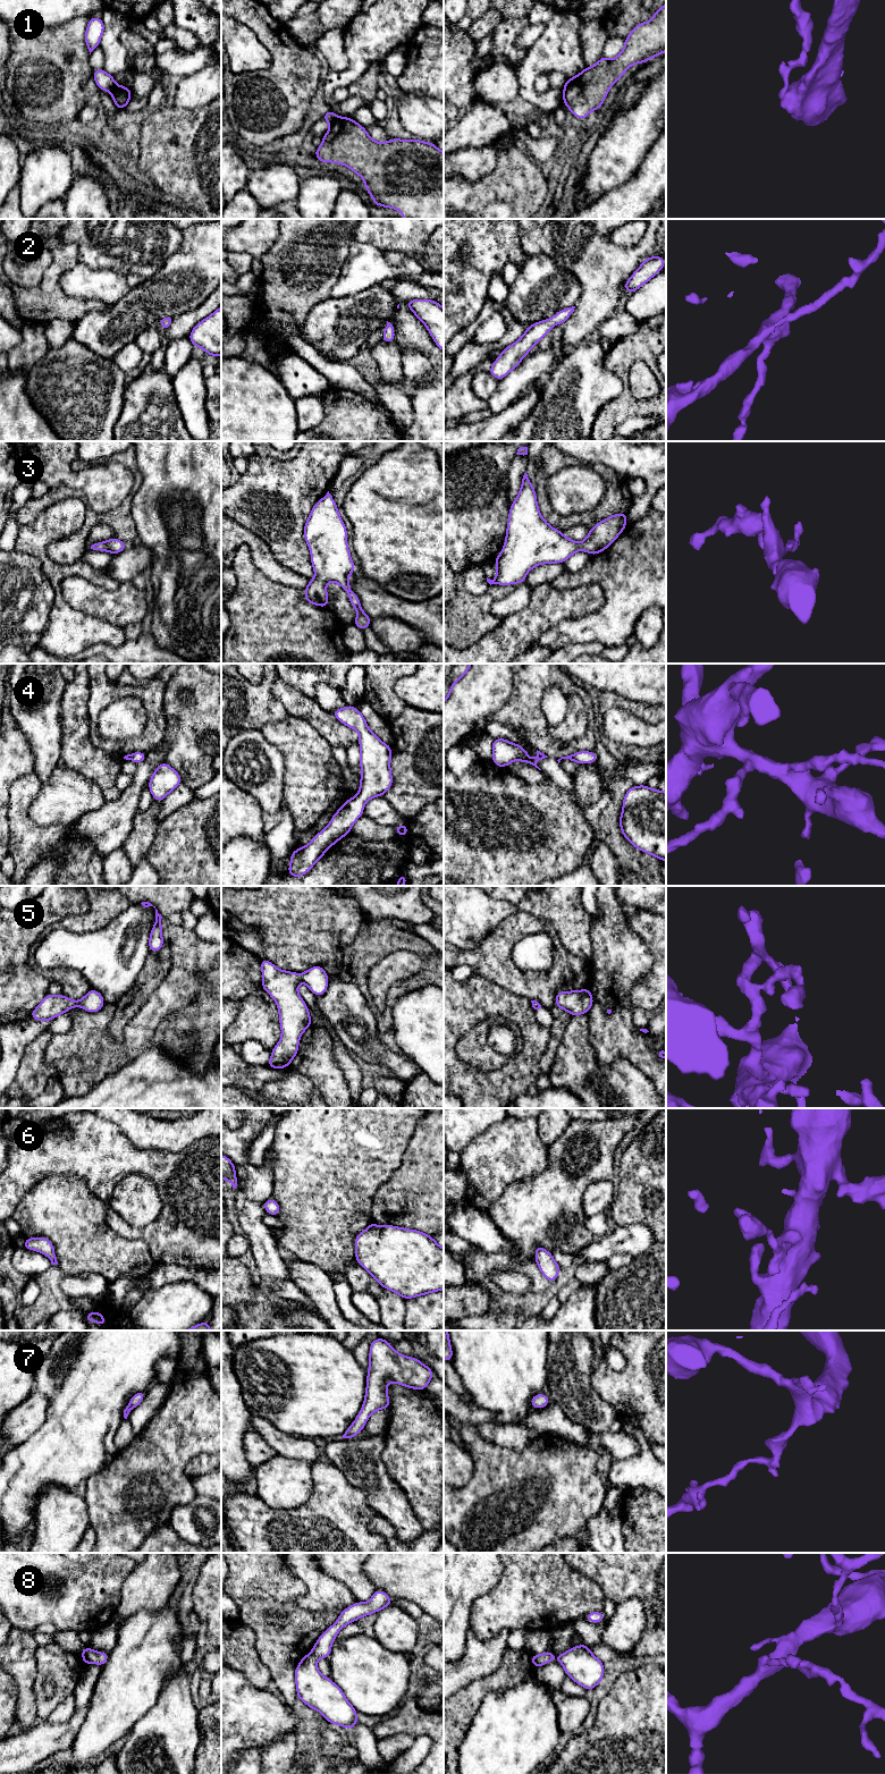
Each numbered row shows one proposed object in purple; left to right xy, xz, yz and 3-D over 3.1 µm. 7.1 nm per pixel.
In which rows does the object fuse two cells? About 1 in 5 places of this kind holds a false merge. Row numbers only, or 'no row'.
1

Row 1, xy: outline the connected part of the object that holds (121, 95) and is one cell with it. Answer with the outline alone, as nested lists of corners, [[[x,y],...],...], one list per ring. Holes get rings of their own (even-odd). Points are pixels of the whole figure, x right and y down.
[[[116,84],[111,91],[111,96],[118,110],[125,109],[127,103],[132,100],[130,87]]]

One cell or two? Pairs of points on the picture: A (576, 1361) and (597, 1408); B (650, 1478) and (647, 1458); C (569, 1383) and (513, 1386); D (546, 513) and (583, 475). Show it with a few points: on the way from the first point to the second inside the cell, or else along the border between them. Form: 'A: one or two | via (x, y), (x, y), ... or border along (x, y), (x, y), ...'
A: one | via (576, 1373), (576, 1387), (586, 1396)
B: one | via (650, 1473), (647, 1470), (647, 1462)
C: two | border along (546, 1357), (545, 1385)
D: two | border along (547, 480), (550, 506), (562, 515), (578, 513)

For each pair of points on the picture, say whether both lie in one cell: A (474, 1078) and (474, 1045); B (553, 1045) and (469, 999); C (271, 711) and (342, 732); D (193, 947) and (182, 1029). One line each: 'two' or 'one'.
A: two
B: two
C: two
D: two

